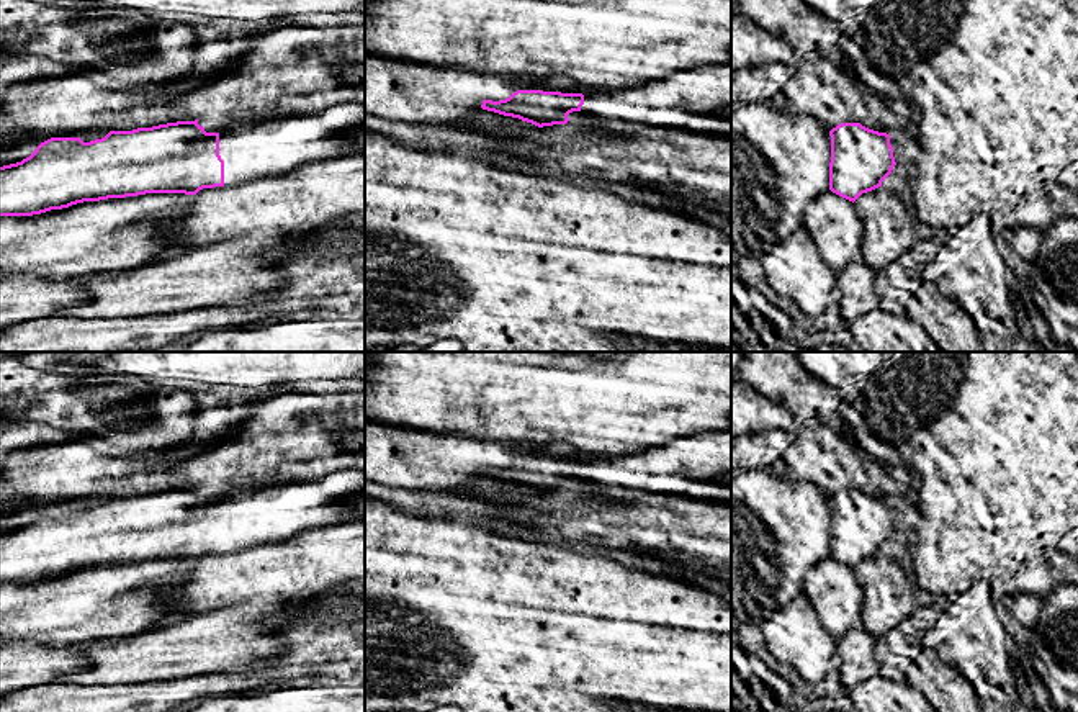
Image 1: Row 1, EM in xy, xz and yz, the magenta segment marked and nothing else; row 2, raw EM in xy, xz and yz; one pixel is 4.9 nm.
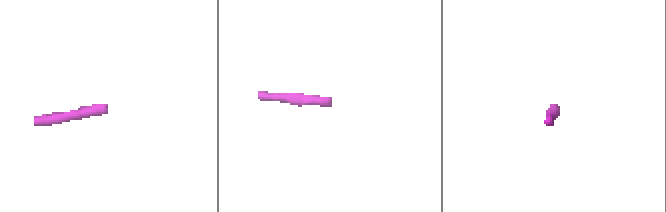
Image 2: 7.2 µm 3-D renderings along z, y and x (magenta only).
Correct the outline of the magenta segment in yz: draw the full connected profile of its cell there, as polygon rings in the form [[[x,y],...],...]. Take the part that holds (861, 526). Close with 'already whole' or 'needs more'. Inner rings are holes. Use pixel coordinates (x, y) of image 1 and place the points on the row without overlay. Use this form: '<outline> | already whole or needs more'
[[[841,489],[829,498],[829,557],[849,568],[882,553],[896,532],[890,501],[860,489]]] | already whole

